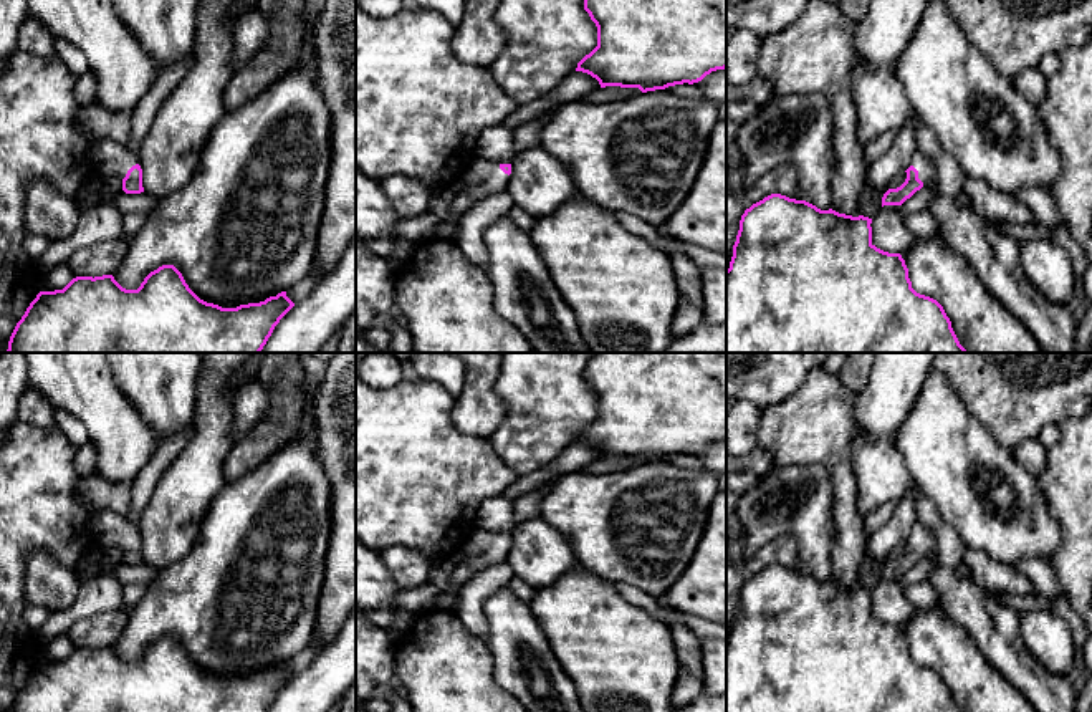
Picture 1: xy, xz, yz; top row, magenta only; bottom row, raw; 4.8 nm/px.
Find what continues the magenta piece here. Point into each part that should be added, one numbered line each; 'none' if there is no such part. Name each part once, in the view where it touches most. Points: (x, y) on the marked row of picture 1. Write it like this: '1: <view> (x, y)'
1: yz (927, 171)

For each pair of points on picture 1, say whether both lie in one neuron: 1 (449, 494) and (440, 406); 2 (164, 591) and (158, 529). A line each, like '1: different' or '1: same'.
1: same
2: different

